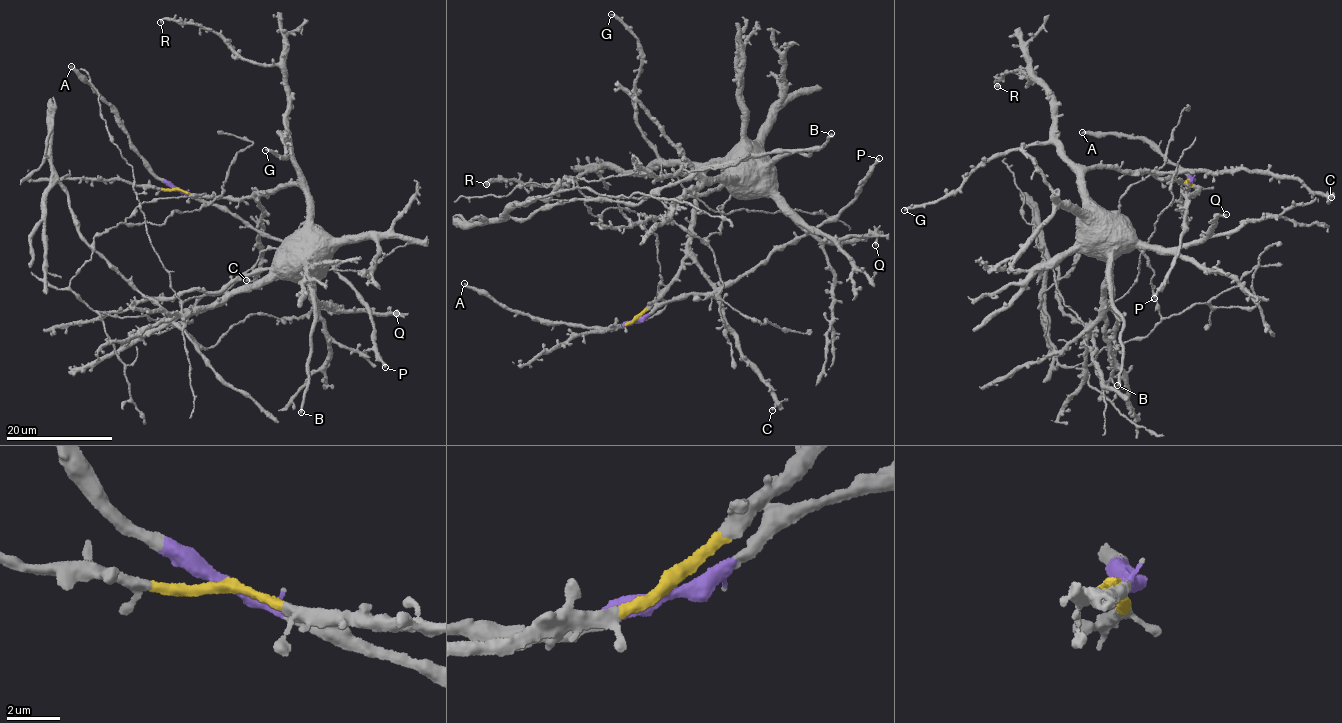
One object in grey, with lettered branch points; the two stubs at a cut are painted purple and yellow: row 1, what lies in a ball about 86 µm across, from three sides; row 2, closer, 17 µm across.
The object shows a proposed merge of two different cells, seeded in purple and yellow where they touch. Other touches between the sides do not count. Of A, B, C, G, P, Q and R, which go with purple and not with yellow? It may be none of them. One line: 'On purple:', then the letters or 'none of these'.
On purple: A, P

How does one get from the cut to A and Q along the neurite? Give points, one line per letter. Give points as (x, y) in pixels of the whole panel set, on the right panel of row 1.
A: (1190, 179), (1153, 146), (1137, 138), (1082, 132)
Q: (1190, 181), (1096, 165), (1084, 177), (1084, 199), (1120, 214), (1138, 239), (1167, 249), (1201, 240), (1226, 214)

